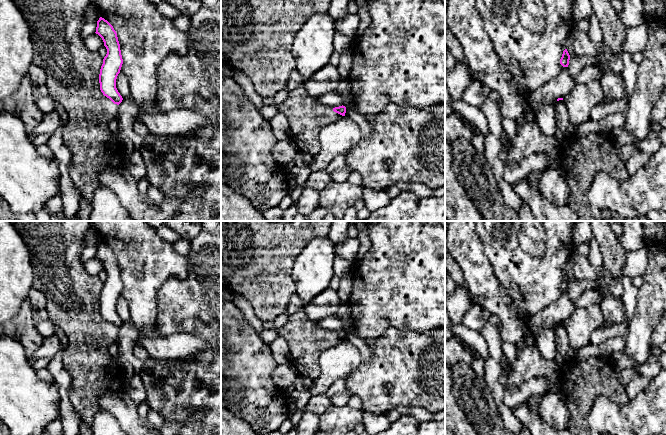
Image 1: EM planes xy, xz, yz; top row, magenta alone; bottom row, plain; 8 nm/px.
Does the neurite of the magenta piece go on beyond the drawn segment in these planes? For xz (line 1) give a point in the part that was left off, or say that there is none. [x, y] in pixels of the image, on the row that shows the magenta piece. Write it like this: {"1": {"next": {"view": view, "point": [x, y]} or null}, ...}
{"1": {"next": null}}

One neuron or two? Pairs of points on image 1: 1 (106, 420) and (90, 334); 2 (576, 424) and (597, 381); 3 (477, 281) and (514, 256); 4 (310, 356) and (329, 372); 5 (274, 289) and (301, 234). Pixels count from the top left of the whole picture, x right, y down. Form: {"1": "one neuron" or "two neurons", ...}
{"1": "two neurons", "2": "one neuron", "3": "two neurons", "4": "two neurons", "5": "one neuron"}

